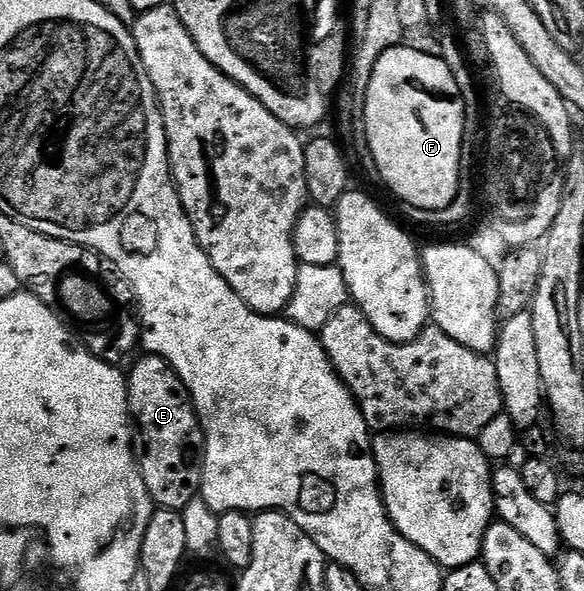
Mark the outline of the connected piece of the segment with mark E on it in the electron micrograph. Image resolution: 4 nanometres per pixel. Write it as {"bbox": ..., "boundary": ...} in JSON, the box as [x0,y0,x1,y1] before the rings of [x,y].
{"bbox":[126,354,204,513],"boundary":[[[149,354],[139,355],[139,360],[131,366],[126,376],[126,393],[128,406],[136,432],[142,435],[140,440],[140,467],[144,486],[148,490],[151,501],[159,509],[166,509],[181,513],[199,495],[202,487],[202,458],[204,455],[204,437],[202,426],[198,423],[198,413],[190,401],[188,390],[184,382],[180,382],[178,375],[166,360]]]}

